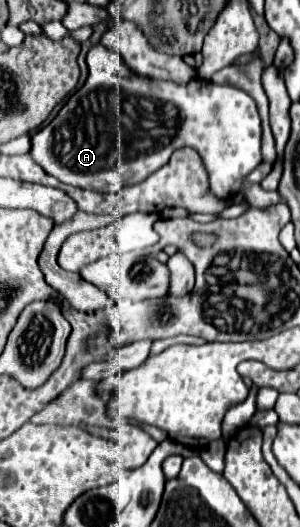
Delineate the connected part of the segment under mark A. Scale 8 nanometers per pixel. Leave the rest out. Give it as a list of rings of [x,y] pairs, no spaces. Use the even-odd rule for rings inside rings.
[[[96,44],[90,48],[88,56],[86,56],[86,64],[88,64],[88,80],[84,82],[84,86],[80,90],[76,90],[68,102],[60,108],[60,112],[56,114],[56,118],[40,128],[36,134],[32,134],[32,140],[30,140],[30,156],[34,158],[34,162],[38,162],[38,166],[42,166],[50,176],[58,178],[60,182],[64,184],[70,184],[70,186],[76,186],[76,188],[86,188],[86,190],[98,190],[98,184],[108,184],[108,168],[114,170],[114,174],[120,178],[122,186],[130,186],[130,184],[136,184],[142,182],[142,178],[148,178],[154,170],[162,168],[168,158],[172,156],[174,150],[178,148],[184,148],[184,146],[190,146],[194,150],[198,150],[198,154],[202,156],[204,160],[204,166],[208,170],[208,176],[210,176],[210,190],[214,196],[218,198],[232,198],[240,192],[246,176],[262,162],[262,154],[260,154],[260,138],[262,138],[262,128],[260,128],[260,116],[258,116],[258,110],[256,110],[256,102],[252,100],[252,96],[248,96],[246,92],[242,92],[240,88],[234,88],[234,86],[220,86],[220,84],[212,84],[204,78],[192,78],[188,84],[174,84],[174,82],[158,82],[158,80],[152,80],[152,78],[142,78],[134,72],[130,72],[130,68],[122,62],[122,56],[118,52],[110,52],[106,50],[102,44]],[[100,174],[106,174],[106,182],[98,182]]]

